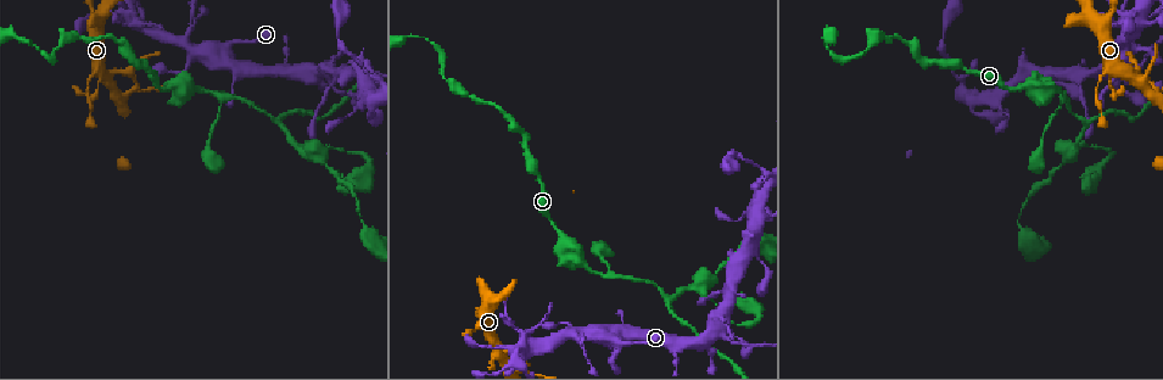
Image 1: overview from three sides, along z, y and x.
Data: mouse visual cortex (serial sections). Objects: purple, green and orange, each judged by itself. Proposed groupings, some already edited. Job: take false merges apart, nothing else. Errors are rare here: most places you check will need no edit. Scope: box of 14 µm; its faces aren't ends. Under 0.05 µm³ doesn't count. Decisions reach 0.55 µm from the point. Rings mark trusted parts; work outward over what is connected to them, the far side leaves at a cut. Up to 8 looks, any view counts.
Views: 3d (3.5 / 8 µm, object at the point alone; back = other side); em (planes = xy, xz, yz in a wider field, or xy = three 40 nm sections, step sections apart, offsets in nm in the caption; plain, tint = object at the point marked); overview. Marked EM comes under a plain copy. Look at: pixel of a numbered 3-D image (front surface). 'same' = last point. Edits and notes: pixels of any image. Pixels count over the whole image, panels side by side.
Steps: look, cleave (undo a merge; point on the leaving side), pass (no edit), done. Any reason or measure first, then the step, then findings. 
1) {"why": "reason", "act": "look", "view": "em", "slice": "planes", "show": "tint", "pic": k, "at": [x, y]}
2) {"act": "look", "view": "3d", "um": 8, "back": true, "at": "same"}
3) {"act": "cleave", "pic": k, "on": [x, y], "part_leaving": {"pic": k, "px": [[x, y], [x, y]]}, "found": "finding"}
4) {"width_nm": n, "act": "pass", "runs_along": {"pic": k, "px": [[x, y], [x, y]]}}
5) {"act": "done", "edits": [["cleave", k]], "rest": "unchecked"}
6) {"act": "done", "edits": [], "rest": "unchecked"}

{"why": "thick turns thin", "act": "look", "view": "3d", "um": 3.5, "pic": 1, "at": [613, 338]}

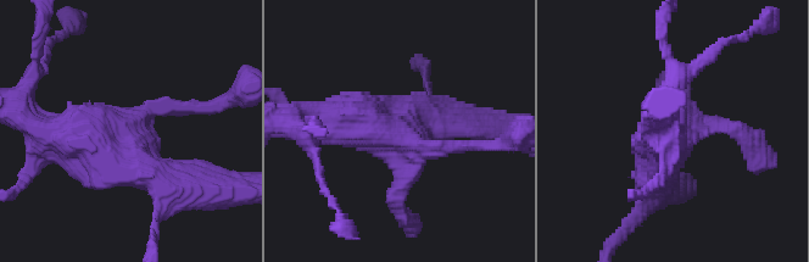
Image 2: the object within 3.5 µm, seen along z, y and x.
{"why": "shape alone is not enough", "act": "look", "view": "em", "slice": "planes", "show": "tint", "pic": 2, "at": [405, 138]}

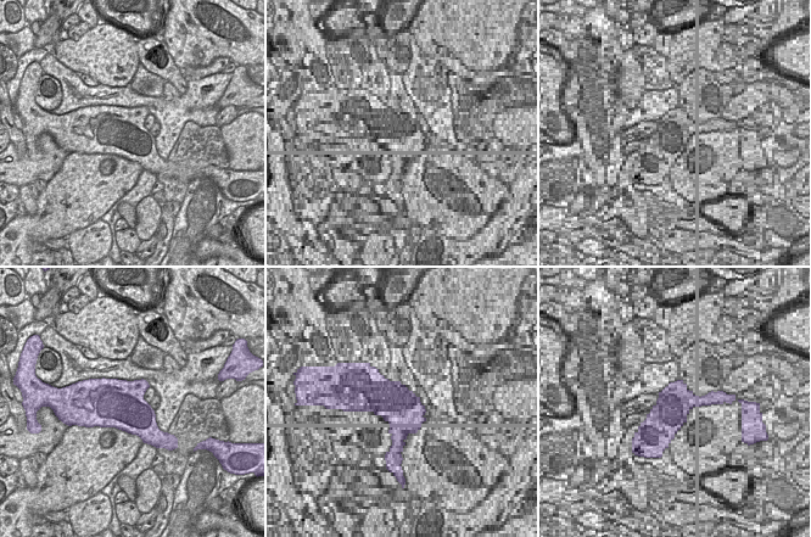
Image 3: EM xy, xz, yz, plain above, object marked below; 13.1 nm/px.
{"act": "pass", "runs_along": {"pic": 2, "px": [[685, 110], [657, 188]]}, "found": "continuous, no second cell"}

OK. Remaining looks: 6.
{"why": "side arm on a straight run", "act": "look", "view": "3d", "um": 3.5, "pic": 1, "at": [222, 97]}

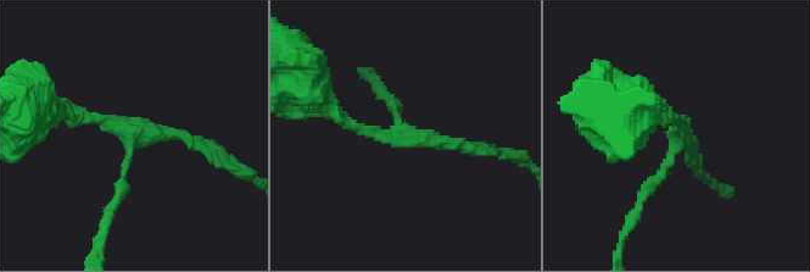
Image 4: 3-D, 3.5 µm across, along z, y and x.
{"arms": 3, "arm_widths_nm": [150, 150, 200], "act": "look", "view": "em", "slice": "xy", "step": 2, "show": "tint", "pic": 4, "at": [131, 136]}

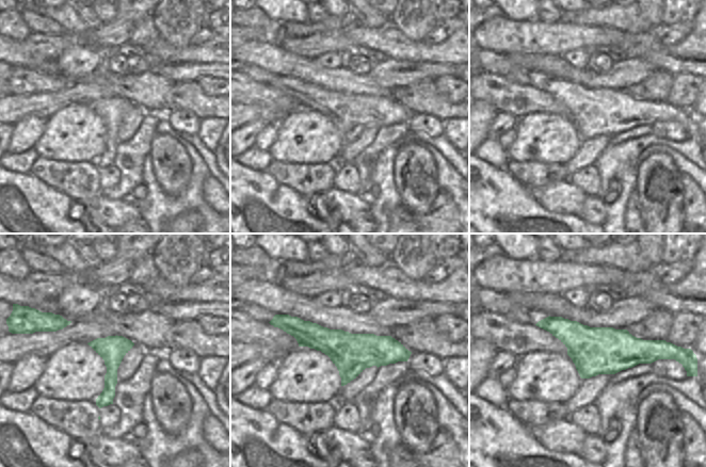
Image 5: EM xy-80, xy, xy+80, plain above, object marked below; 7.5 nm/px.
{"width_nm": 300, "act": "pass", "runs_along": {"pic": 4, "px": [[331, 109], [364, 131], [481, 153]]}, "found": "all the same cell"}

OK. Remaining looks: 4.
{"why": "three arms meet", "act": "look", "view": "3d", "um": 3.5, "pic": 1, "at": [670, 297]}

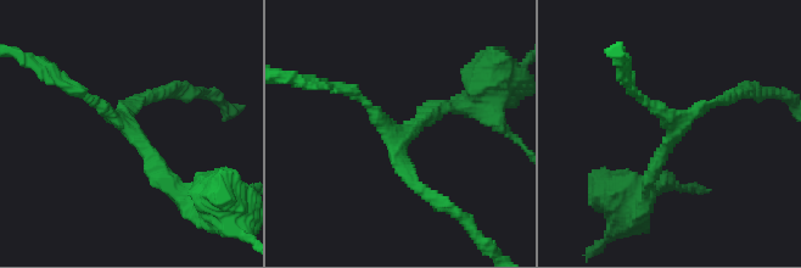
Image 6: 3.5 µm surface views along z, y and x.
{"arms": 3, "arm_widths_nm": [150, 150, 200], "act": "look", "view": "em", "slice": "xy", "step": 5, "show": "tint", "pic": 6, "at": [397, 135]}

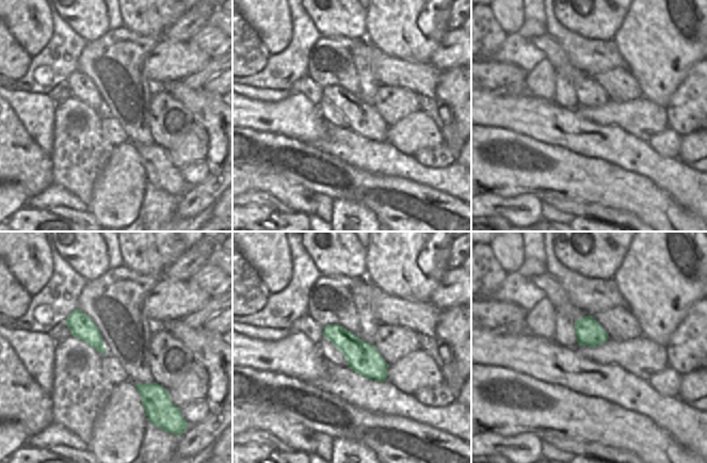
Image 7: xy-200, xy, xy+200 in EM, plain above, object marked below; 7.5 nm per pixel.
{"width_nm": 240, "act": "pass", "runs_along": {"pic": 6, "px": [[69, 85], [118, 118], [171, 183]]}, "found": "one cell here"}

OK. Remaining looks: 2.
{"why": "thick turns thin", "act": "look", "view": "3d", "um": 3.5, "back": true, "pic": 1, "at": [1095, 147]}

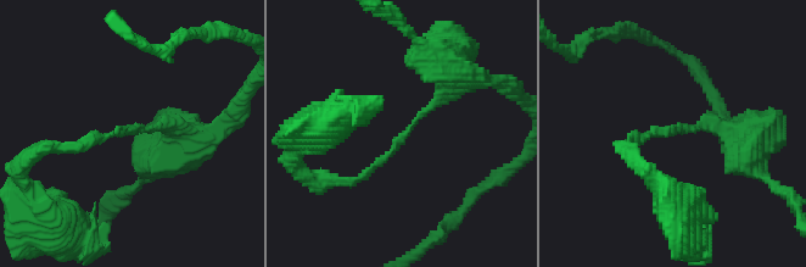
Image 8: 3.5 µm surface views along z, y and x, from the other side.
{"arm_widths_nm": [100, 250], "why": "now the EM", "act": "look", "view": "em", "slice": "xy", "step": 3, "show": "tint", "pic": 8, "at": [409, 127]}

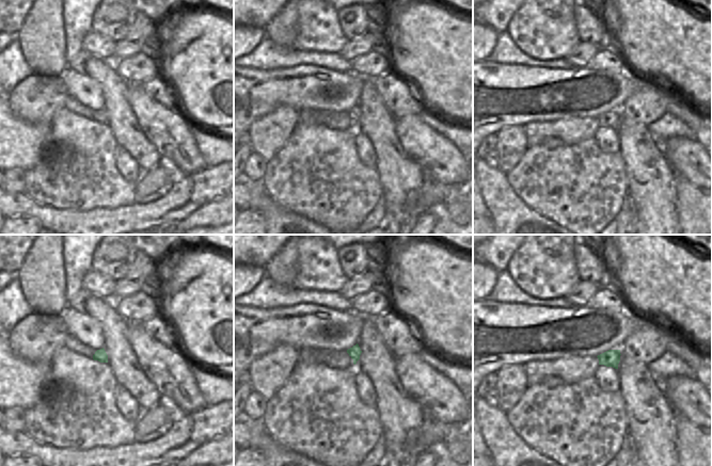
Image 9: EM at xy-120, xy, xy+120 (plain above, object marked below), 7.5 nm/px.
{"act": "pass", "runs_along": {"pic": 8, "px": [[466, 74], [354, 181]]}, "found": "all the same cell"}

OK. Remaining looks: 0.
{"act": "done", "edits": [], "rest": "unchecked"}

